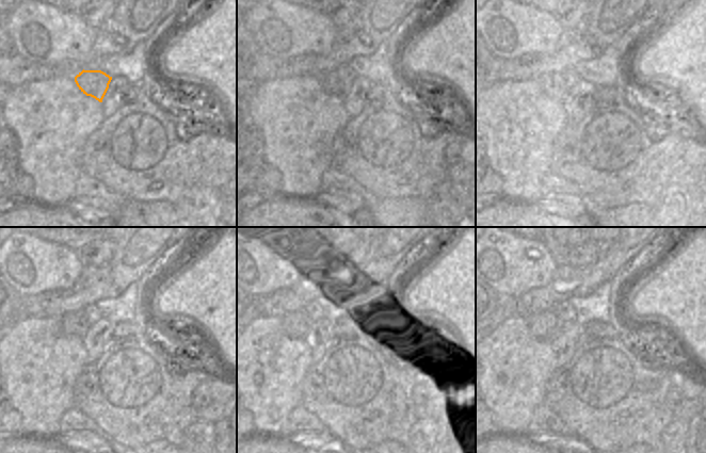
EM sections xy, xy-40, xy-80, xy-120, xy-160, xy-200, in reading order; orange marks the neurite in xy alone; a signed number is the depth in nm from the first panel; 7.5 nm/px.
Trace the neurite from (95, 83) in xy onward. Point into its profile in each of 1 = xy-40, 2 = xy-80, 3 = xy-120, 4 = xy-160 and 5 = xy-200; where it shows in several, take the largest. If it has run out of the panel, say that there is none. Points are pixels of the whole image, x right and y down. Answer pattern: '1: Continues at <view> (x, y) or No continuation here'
1: Continues at xy-40 (336, 82)
2: Continues at xy-80 (554, 85)
3: Continues at xy-120 (75, 324)
4: Continues at xy-160 (302, 323)
5: Continues at xy-200 (545, 325)

